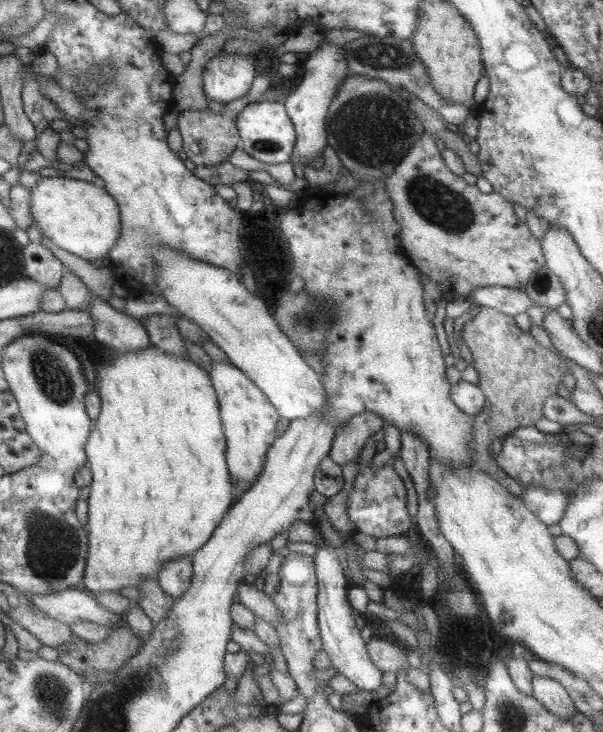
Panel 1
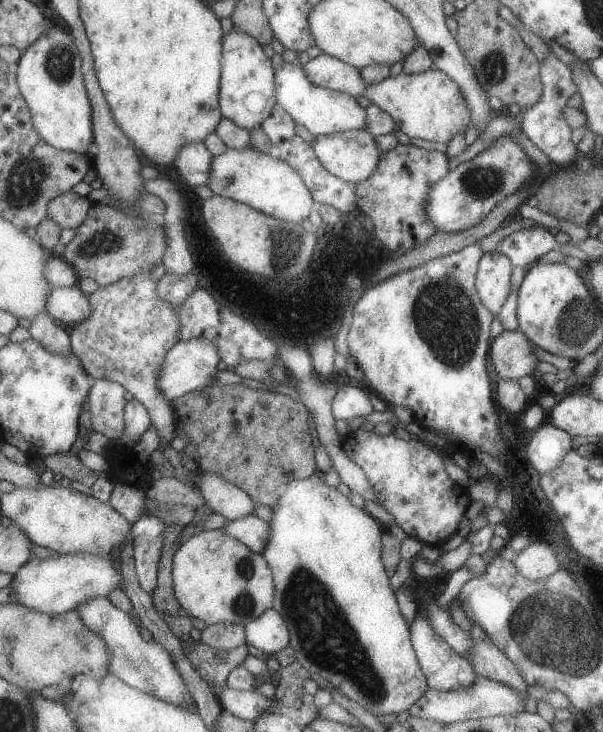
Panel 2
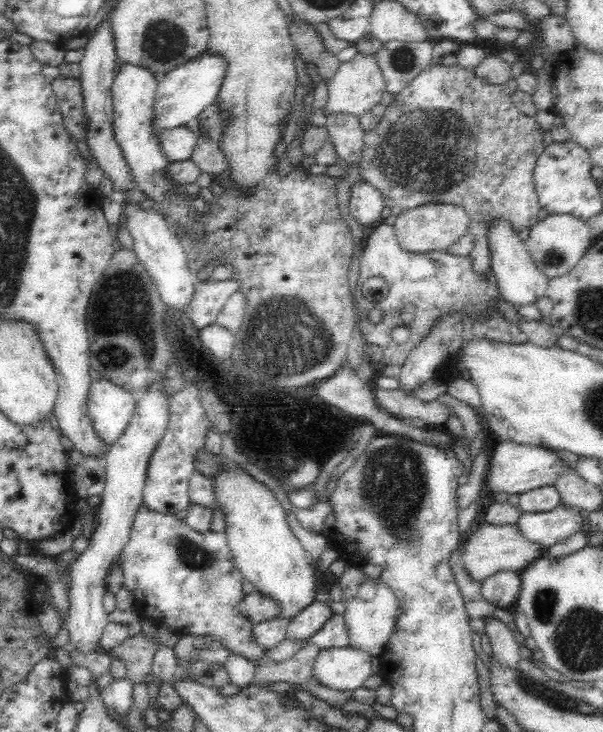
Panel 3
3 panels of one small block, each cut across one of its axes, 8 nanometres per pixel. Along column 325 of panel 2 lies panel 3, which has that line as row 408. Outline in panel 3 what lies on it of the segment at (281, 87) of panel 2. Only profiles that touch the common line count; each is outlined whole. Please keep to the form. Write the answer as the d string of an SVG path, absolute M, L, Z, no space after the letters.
M103 378L99 381L92 380L92 386L90 386L88 394L89 419L98 440L104 442L105 448L108 450L114 446L114 442L122 436L122 432L130 424L136 400L134 400L133 394L122 390L118 385Z

